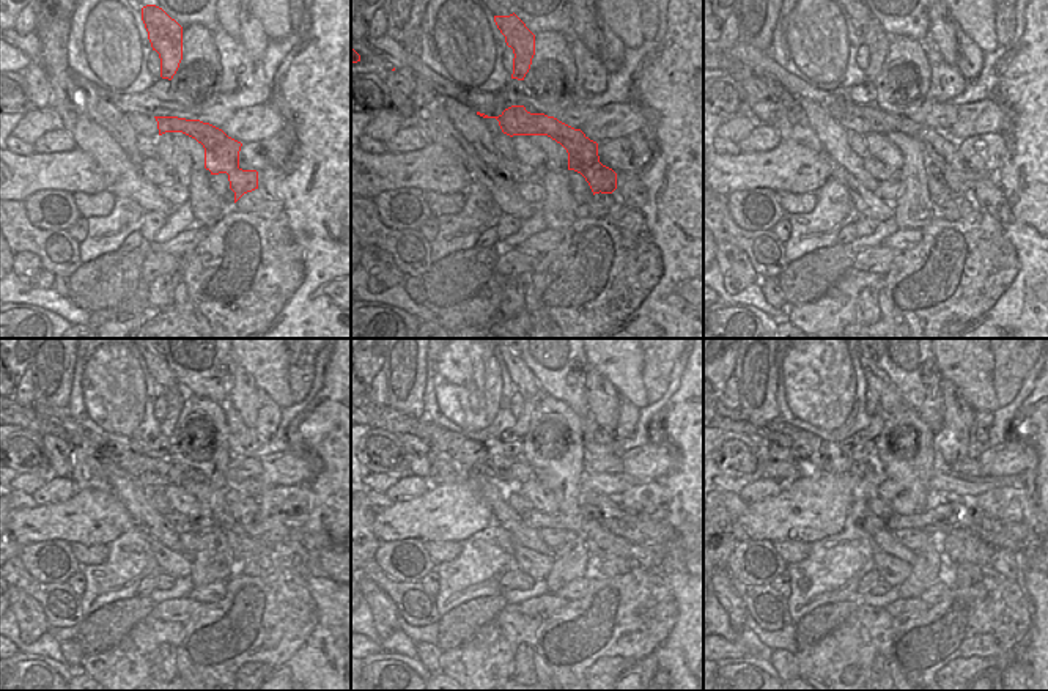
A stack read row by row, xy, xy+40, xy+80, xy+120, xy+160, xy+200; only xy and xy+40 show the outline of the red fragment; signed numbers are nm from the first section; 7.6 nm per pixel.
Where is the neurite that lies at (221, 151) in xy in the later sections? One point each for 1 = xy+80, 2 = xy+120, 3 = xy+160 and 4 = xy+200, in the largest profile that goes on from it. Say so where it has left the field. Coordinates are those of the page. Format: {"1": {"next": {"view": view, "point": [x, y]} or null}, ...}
{"1": {"next": {"view": "xy+80", "point": [943, 159]}}, "2": {"next": {"view": "xy+120", "point": [153, 472]}}, "3": {"next": {"view": "xy+160", "point": [469, 455]}}, "4": {"next": {"view": "xy+200", "point": [808, 449]}}}

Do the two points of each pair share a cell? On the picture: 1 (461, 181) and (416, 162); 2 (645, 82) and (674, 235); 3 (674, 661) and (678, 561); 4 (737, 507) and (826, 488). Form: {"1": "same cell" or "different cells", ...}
{"1": "same cell", "2": "same cell", "3": "same cell", "4": "different cells"}

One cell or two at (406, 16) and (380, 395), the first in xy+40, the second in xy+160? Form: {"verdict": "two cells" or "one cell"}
{"verdict": "two cells"}

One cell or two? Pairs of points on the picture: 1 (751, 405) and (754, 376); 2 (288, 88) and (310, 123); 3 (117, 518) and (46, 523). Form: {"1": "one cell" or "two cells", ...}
{"1": "one cell", "2": "one cell", "3": "one cell"}

